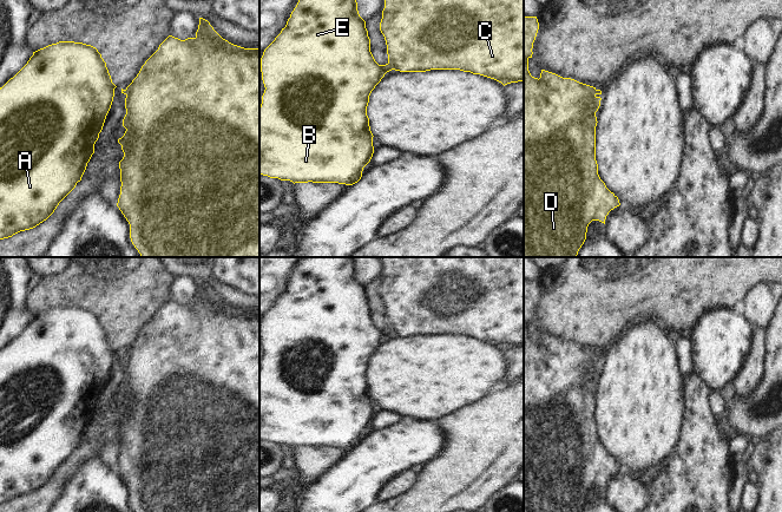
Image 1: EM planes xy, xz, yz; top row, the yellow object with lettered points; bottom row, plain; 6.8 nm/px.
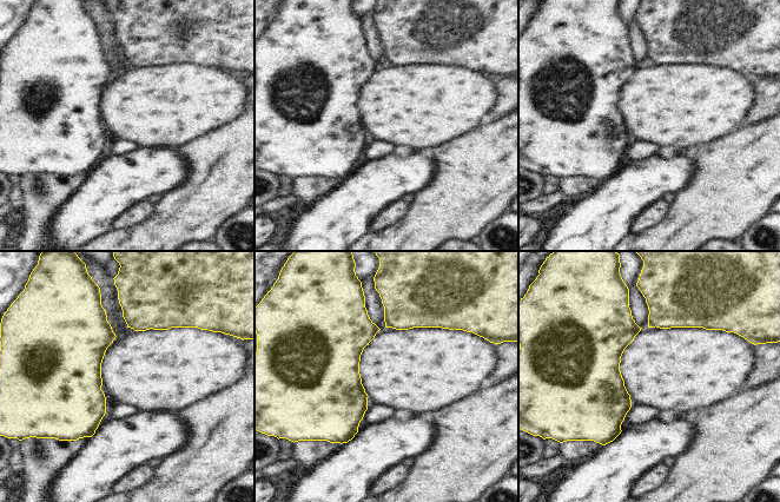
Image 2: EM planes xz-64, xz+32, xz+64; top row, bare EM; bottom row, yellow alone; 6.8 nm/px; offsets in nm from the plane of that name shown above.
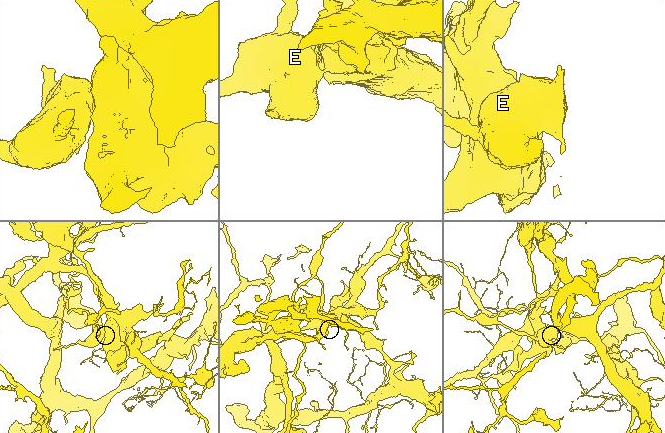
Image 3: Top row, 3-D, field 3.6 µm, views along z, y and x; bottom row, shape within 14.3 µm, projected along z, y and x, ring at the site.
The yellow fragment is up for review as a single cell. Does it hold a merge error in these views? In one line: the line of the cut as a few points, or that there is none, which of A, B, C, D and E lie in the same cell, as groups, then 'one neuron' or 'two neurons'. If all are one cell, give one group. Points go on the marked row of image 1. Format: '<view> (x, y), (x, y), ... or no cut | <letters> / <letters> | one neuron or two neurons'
xz (388, 61), (393, 69) | A B E / C D | two neurons

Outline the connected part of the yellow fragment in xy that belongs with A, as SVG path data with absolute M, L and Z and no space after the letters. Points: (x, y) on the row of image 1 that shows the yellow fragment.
M59 41L33 52L27 64L0 87L0 239L46 221L81 180L116 87L98 50L74 41Z

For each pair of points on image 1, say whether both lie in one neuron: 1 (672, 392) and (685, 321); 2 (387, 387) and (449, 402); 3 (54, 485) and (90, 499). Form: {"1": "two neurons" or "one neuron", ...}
{"1": "two neurons", "2": "one neuron", "3": "two neurons"}

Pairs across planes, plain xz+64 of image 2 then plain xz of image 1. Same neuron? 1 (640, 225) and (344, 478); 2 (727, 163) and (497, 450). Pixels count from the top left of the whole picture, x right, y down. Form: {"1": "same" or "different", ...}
{"1": "different", "2": "same"}

